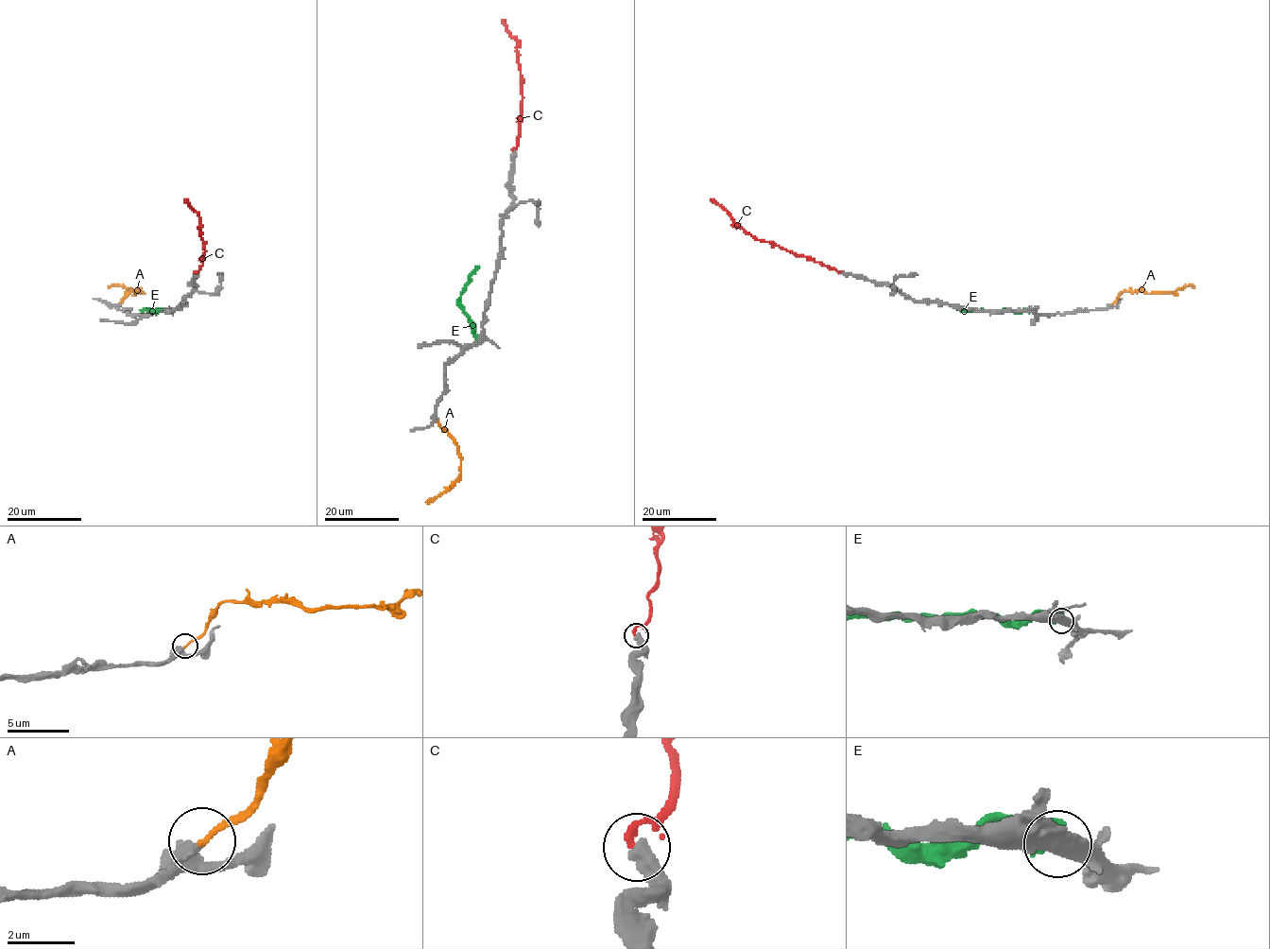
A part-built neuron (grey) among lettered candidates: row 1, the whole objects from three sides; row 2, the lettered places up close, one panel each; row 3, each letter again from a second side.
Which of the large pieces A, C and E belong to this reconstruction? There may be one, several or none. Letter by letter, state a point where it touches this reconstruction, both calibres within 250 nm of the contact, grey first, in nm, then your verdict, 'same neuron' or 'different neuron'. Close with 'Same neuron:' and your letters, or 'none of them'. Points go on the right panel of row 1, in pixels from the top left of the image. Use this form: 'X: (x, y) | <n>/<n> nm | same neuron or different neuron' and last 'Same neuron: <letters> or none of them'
A: (1111, 304) | 340/260 nm | same neuron
C: (841, 271) | 480/200 nm | different neuron
E: (1032, 312) | 400/600 nm | different neuron
Same neuron: A

